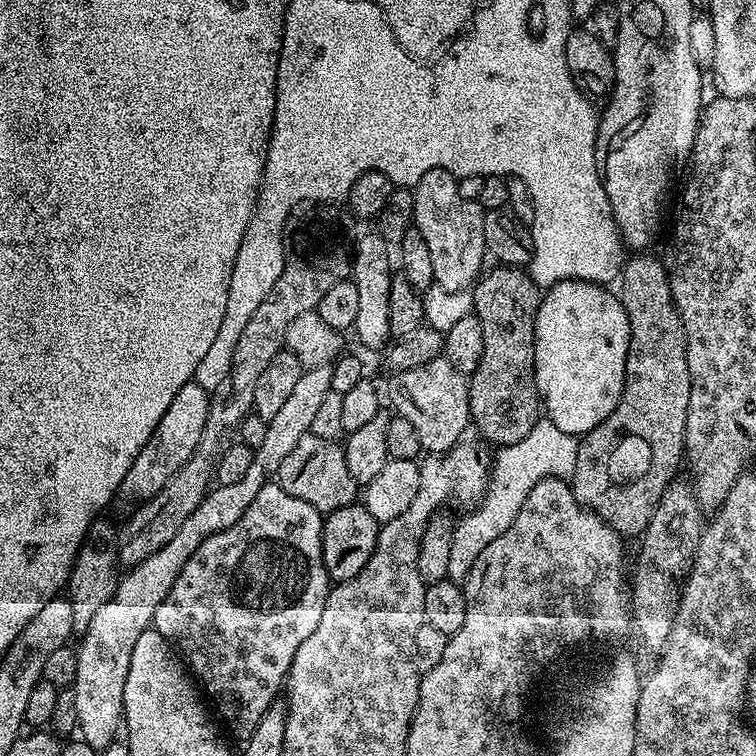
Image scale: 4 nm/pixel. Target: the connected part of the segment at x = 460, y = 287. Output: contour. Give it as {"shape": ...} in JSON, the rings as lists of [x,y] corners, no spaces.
{"shape":[[[435,168],[414,186],[414,227],[426,238],[430,263],[434,266],[434,284],[446,292],[463,292],[475,285],[485,267],[484,214],[479,200],[462,198],[458,179]]]}

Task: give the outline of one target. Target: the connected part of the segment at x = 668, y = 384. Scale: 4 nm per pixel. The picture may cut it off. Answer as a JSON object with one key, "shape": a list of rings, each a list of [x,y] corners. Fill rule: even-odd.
{"shape":[[[632,254],[627,257],[626,263],[618,277],[620,288],[618,287],[618,295],[620,298],[620,304],[626,310],[628,315],[628,325],[630,326],[630,334],[628,335],[628,357],[626,358],[626,374],[624,375],[624,389],[622,390],[622,398],[618,402],[618,406],[614,406],[612,411],[618,416],[618,428],[624,428],[628,432],[634,432],[642,438],[646,438],[652,448],[654,448],[654,470],[652,470],[652,476],[650,476],[650,482],[644,482],[644,496],[640,502],[634,504],[632,512],[634,512],[634,524],[630,524],[630,520],[626,522],[626,514],[624,516],[624,522],[622,522],[622,531],[620,531],[621,537],[633,538],[639,537],[646,530],[646,526],[650,522],[652,515],[654,514],[656,507],[658,506],[660,499],[662,498],[664,491],[667,490],[669,484],[673,480],[677,479],[678,473],[676,472],[680,468],[680,460],[682,464],[682,457],[685,455],[684,451],[684,435],[686,434],[686,410],[690,406],[690,370],[688,369],[688,363],[686,362],[686,346],[684,345],[684,327],[680,321],[680,312],[676,309],[676,303],[672,297],[672,291],[670,290],[670,282],[668,281],[668,269],[665,261],[659,260],[656,256],[644,256],[648,254]]]}

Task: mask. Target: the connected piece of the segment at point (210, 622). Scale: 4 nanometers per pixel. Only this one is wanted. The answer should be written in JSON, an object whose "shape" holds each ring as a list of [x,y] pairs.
{"shape":[[[275,482],[264,484],[262,490],[258,490],[258,496],[250,502],[250,506],[242,514],[242,518],[238,518],[238,522],[234,522],[234,526],[206,538],[206,542],[202,542],[198,546],[198,550],[194,550],[194,554],[190,554],[186,566],[182,566],[182,570],[176,575],[176,581],[170,594],[166,594],[162,606],[158,606],[154,621],[156,631],[161,632],[168,639],[169,644],[179,649],[181,653],[185,652],[188,658],[188,660],[186,659],[187,667],[194,673],[195,679],[199,681],[202,688],[202,683],[204,683],[203,691],[206,696],[206,691],[208,691],[207,699],[210,704],[210,699],[212,699],[211,707],[214,712],[214,707],[216,707],[217,712],[215,715],[217,717],[220,715],[224,719],[225,726],[237,736],[237,741],[249,740],[254,734],[258,722],[262,722],[262,714],[266,714],[270,705],[277,703],[279,696],[276,695],[279,692],[281,695],[282,689],[285,687],[288,671],[294,662],[294,654],[298,654],[298,646],[302,646],[302,642],[306,642],[306,638],[310,638],[310,634],[314,634],[314,629],[318,627],[318,622],[322,618],[322,610],[326,606],[326,598],[330,591],[328,571],[322,558],[323,533],[324,516],[314,506],[310,506],[310,502],[302,502],[302,498],[294,498],[294,494],[286,494],[286,490],[282,490],[280,485]]]}

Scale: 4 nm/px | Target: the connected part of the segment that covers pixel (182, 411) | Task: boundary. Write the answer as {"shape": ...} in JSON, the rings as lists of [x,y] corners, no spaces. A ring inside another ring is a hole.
{"shape":[[[194,382],[182,386],[182,390],[174,394],[166,414],[162,414],[162,422],[158,422],[158,426],[154,426],[154,434],[150,434],[150,442],[142,446],[138,458],[134,458],[126,478],[121,482],[121,497],[125,496],[128,500],[136,500],[135,502],[146,501],[158,494],[158,490],[162,490],[162,486],[166,486],[166,482],[170,482],[174,474],[178,474],[181,466],[194,454],[198,440],[202,438],[208,411],[214,407],[213,401],[208,400],[211,400],[210,393]]]}

